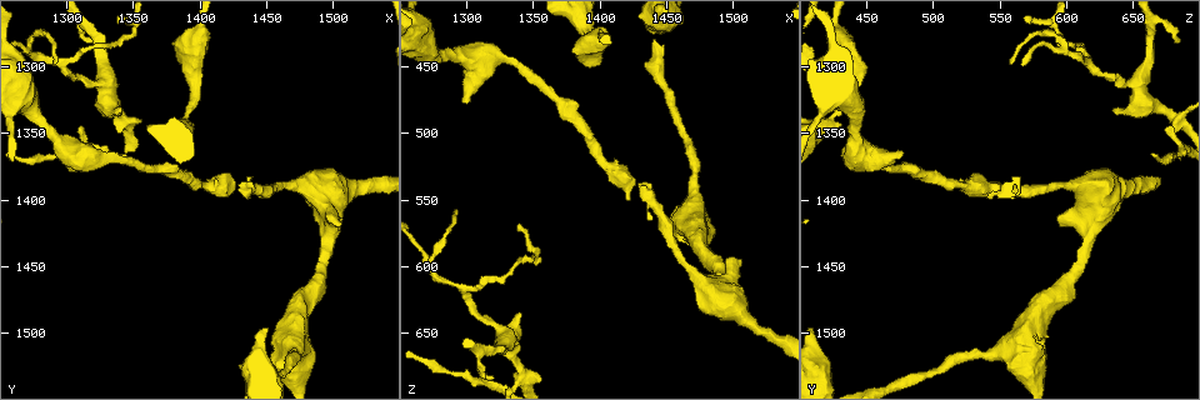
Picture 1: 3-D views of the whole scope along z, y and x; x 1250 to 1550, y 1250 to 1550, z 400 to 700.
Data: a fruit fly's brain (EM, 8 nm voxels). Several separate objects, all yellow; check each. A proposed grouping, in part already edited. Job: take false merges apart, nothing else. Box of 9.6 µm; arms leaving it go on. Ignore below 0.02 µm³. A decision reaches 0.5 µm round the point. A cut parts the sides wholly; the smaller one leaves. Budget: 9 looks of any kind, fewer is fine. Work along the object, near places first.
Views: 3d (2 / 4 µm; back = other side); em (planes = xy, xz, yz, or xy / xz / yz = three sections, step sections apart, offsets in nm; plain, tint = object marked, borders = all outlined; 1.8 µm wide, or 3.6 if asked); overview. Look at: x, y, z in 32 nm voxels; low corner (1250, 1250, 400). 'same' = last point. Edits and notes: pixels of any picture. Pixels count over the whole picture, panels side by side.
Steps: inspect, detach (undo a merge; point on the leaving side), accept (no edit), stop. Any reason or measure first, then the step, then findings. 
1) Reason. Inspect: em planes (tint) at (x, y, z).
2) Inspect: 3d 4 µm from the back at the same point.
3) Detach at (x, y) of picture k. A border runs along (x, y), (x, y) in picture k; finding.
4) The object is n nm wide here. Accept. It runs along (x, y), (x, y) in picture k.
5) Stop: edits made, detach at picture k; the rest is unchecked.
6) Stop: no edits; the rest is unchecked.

Thick turns thin. Inspect: em 3.6 µm xz step 4 (plain) at (1402, 1268, 424).

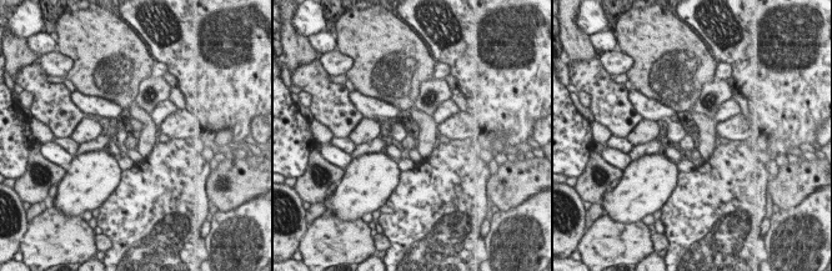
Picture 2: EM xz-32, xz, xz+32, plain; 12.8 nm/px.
Where the object lies. Inspect: em 3.6 µm xz step 4 (tint) at the same point.

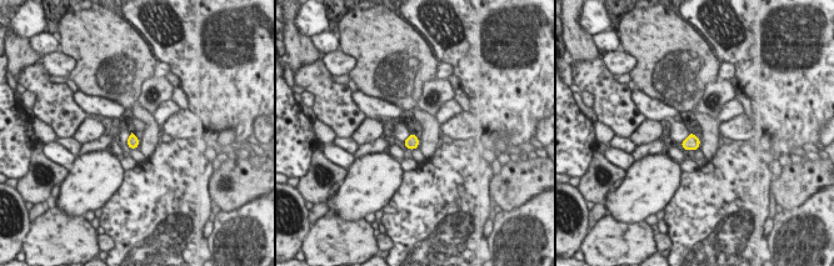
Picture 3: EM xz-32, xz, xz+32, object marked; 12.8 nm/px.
Accept. One neuron here.

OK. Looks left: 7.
Side arm on a straight run. Inspect: 3d 2 µm at (1344, 1338, 682).

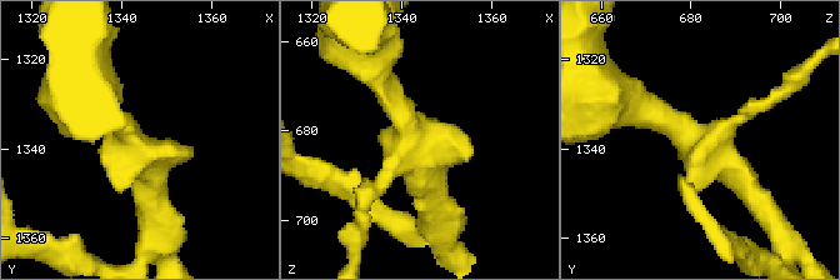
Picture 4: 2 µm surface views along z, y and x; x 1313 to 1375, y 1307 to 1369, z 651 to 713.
3 arms meet here. Inspect: em yz step 8 (tint) at (1342, 1339, 682).

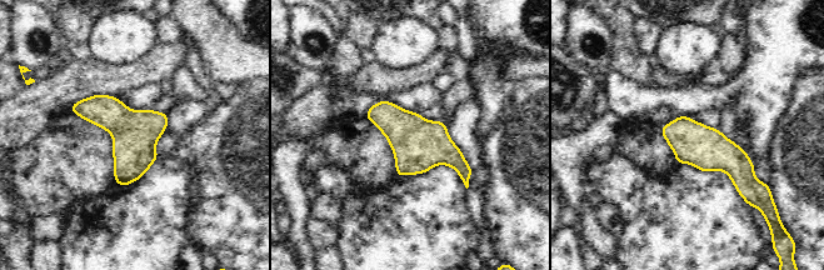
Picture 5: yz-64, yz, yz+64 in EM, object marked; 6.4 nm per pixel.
Another direction. Inspect: em xz step 16 (borders) at the same point.

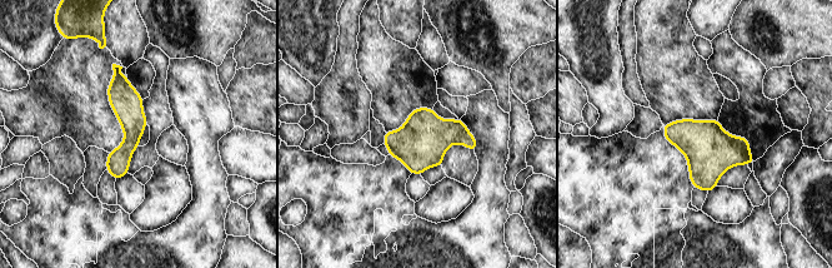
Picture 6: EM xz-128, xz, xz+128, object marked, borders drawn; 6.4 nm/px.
Accept. It runs along (116, 68), (130, 115), (116, 175) in picture 6; one neuron here.

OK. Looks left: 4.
Side arm on a straight run. Inspect: em planes (borders) at (1296, 1298, 616).

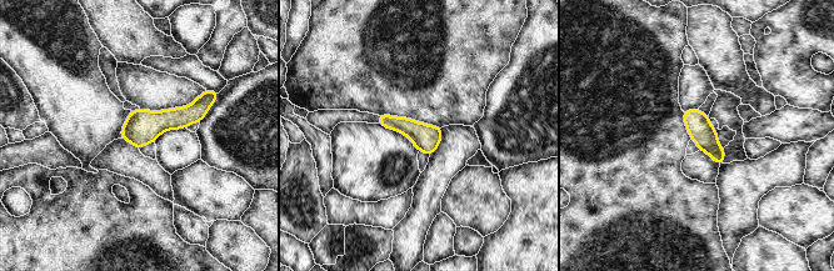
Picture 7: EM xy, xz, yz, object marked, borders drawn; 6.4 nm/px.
Accept. It runs along (208, 104), (186, 116), (124, 135) in picture 7; one neuron here.

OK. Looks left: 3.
Four-way junction. Inspect: em 3.6 µm xz step 8 (tint) at (1472, 1514, 548).

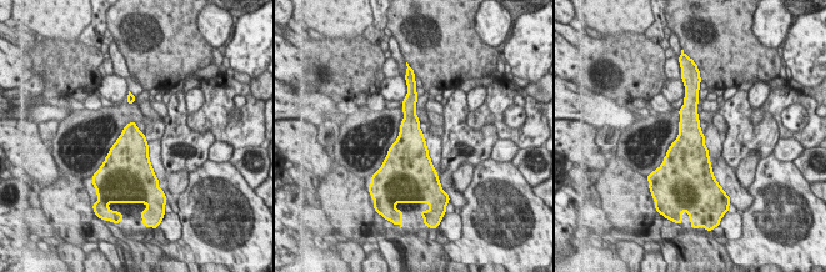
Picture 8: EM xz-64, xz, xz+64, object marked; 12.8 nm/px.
Accept. One neuron here.

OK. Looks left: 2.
Stop: no edits; the rest is unchecked.

